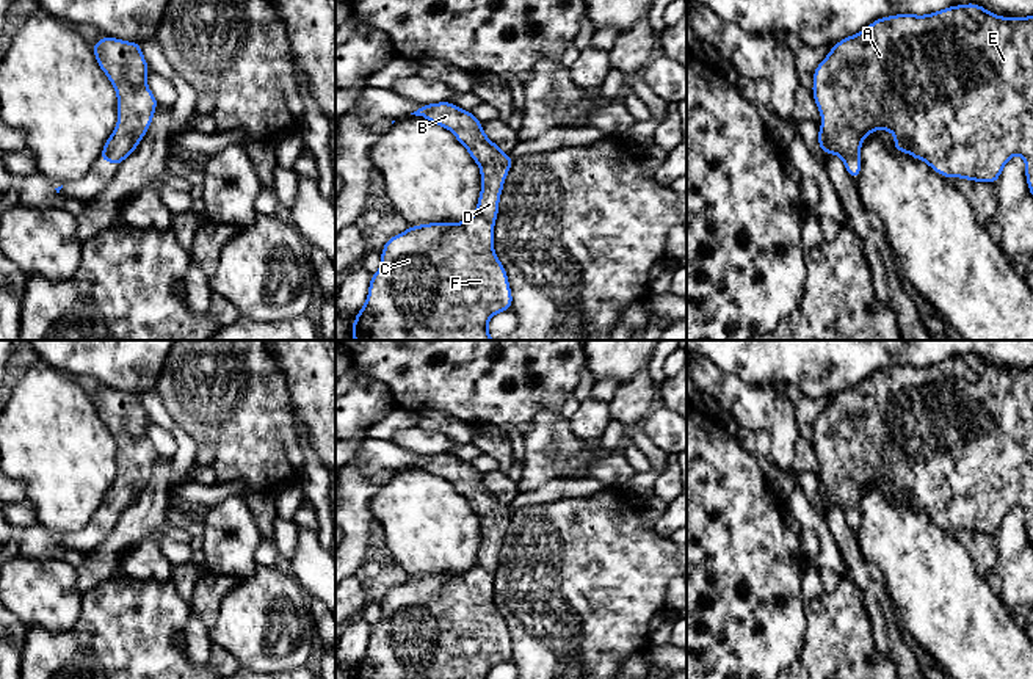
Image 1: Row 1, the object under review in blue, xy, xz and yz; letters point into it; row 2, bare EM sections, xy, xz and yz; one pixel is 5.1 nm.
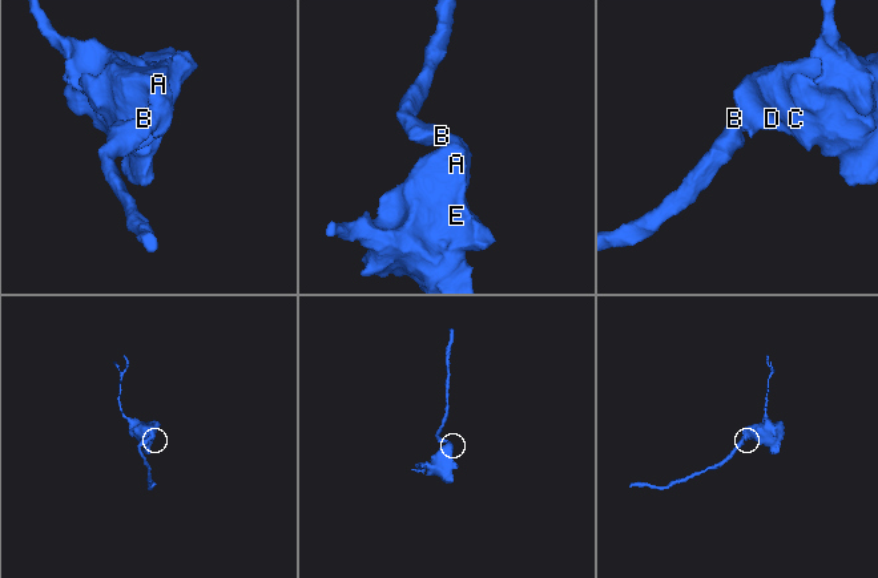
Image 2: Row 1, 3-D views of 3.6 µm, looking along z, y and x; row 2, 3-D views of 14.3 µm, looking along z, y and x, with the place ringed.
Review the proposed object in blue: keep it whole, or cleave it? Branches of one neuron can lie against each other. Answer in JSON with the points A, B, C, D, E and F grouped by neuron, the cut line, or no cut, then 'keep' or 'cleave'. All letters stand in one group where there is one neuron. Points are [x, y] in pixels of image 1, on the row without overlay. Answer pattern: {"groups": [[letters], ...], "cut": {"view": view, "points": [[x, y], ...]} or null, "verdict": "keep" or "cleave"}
{"groups": [["A", "B", "C", "D", "E", "F"]], "cut": null, "verdict": "keep"}

